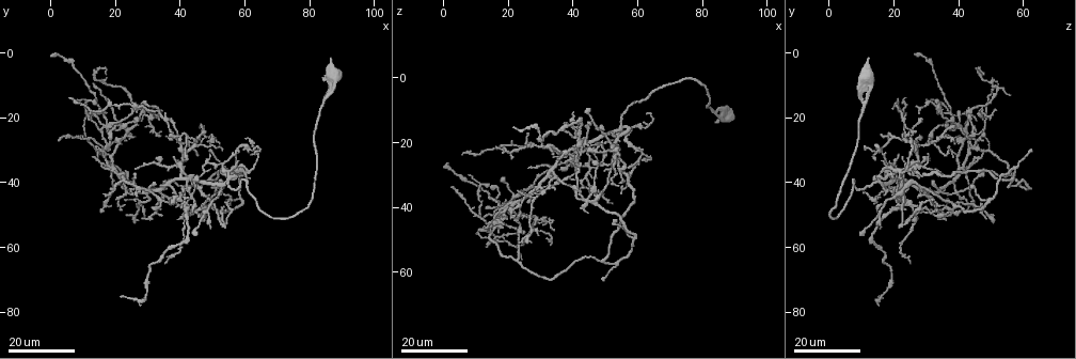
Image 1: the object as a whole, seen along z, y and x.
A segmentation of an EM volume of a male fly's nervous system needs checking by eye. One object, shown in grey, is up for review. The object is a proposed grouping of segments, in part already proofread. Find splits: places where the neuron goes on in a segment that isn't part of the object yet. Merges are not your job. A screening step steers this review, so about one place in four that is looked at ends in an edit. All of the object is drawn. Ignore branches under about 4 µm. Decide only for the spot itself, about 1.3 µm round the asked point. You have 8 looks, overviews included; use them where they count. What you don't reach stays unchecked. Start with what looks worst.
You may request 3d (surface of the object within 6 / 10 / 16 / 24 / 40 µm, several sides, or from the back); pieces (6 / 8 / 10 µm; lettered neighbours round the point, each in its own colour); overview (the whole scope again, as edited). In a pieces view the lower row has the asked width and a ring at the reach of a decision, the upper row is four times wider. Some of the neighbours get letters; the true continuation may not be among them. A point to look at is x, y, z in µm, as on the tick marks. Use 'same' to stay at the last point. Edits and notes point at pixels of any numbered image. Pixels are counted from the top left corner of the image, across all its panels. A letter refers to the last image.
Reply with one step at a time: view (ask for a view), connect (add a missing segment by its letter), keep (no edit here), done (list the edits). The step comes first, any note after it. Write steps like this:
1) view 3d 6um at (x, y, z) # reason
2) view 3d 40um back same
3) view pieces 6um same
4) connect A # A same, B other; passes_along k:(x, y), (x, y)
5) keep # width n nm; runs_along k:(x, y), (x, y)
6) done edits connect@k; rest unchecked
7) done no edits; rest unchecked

view 3d 24um at (38.5, 32.5, 22.5) # thin end

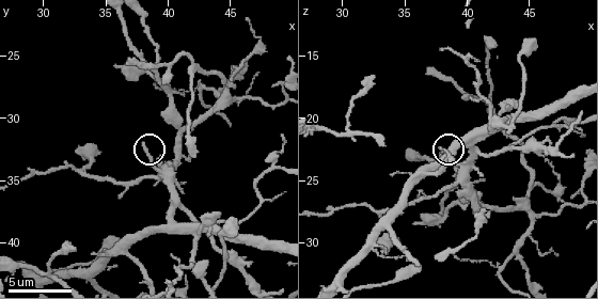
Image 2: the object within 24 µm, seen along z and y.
view pieces 8um same

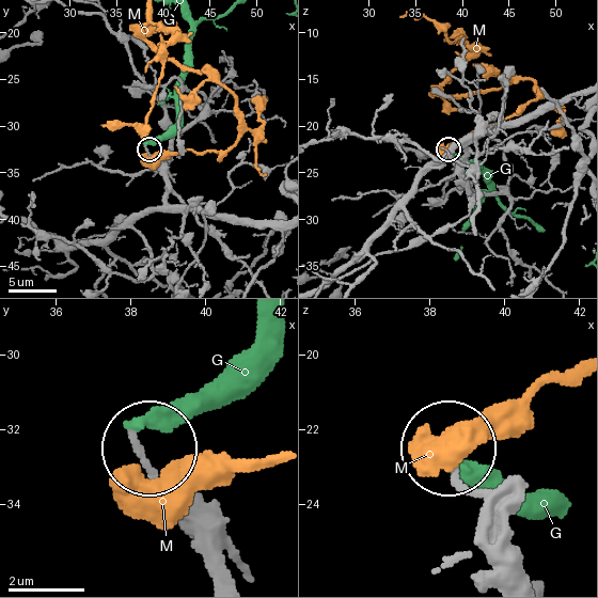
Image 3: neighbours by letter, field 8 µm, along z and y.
keep # G other, M other; runs_along 3:(255, 221), (177, 210), (168, 202), (166, 181), (148, 150); no lettered segment goes on from it

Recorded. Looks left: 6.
view 3d 24um at (25.5, 36.5, 27.5)

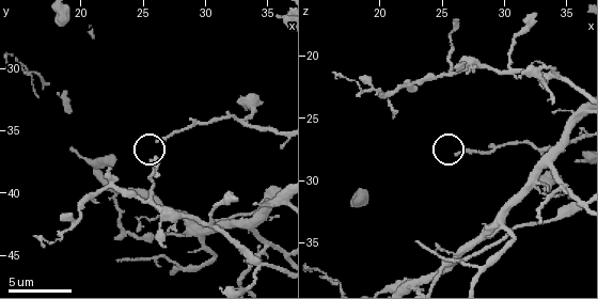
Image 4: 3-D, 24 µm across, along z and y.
view pieces 6um at (26.2, 35.8, 28.0)

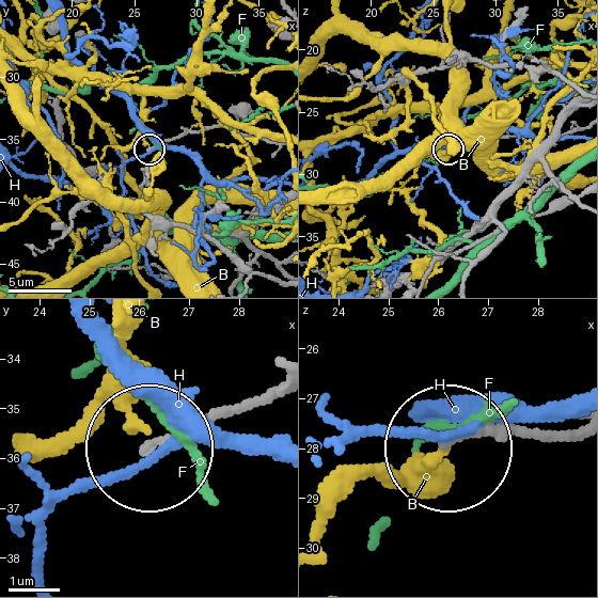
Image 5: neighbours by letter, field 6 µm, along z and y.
keep # B other, F other, H other; runs_along 5:(272, 387), (148, 445); none of them fits

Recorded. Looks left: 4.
view 3d 24um at (49.5, 25.0, 23.0) # free end

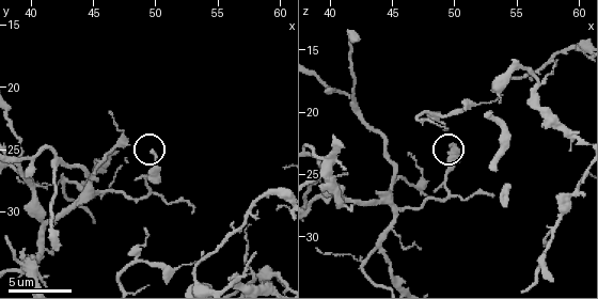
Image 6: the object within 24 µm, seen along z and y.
view pieces 6um same # what lies round it

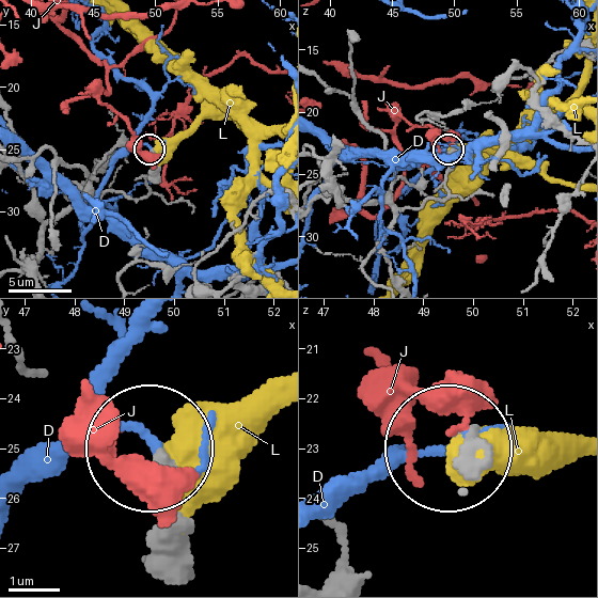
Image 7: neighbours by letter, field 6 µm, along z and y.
keep # width 210 nm; D other, J other, L other; no lettered segment goes on from it

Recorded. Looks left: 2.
view 3d 24um at (31.0, 47.5, 22.0) # an open end

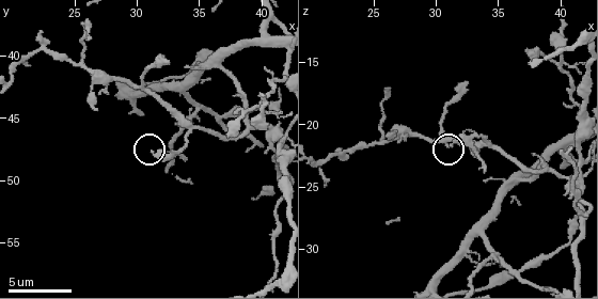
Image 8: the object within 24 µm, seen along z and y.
view pieces 10um at (31.2, 47.8, 21.4)

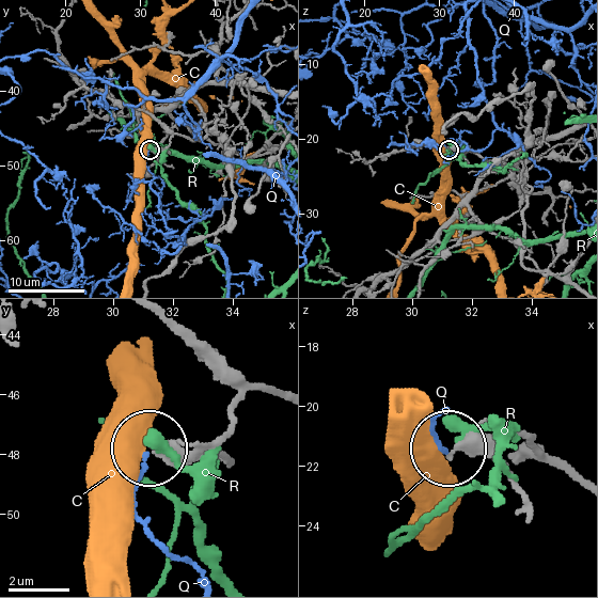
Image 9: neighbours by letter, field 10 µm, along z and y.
keep # width 310 nm; C other, Q other, R other; no lettered segment goes on from it

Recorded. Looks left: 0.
done no edits; rest unchecked

